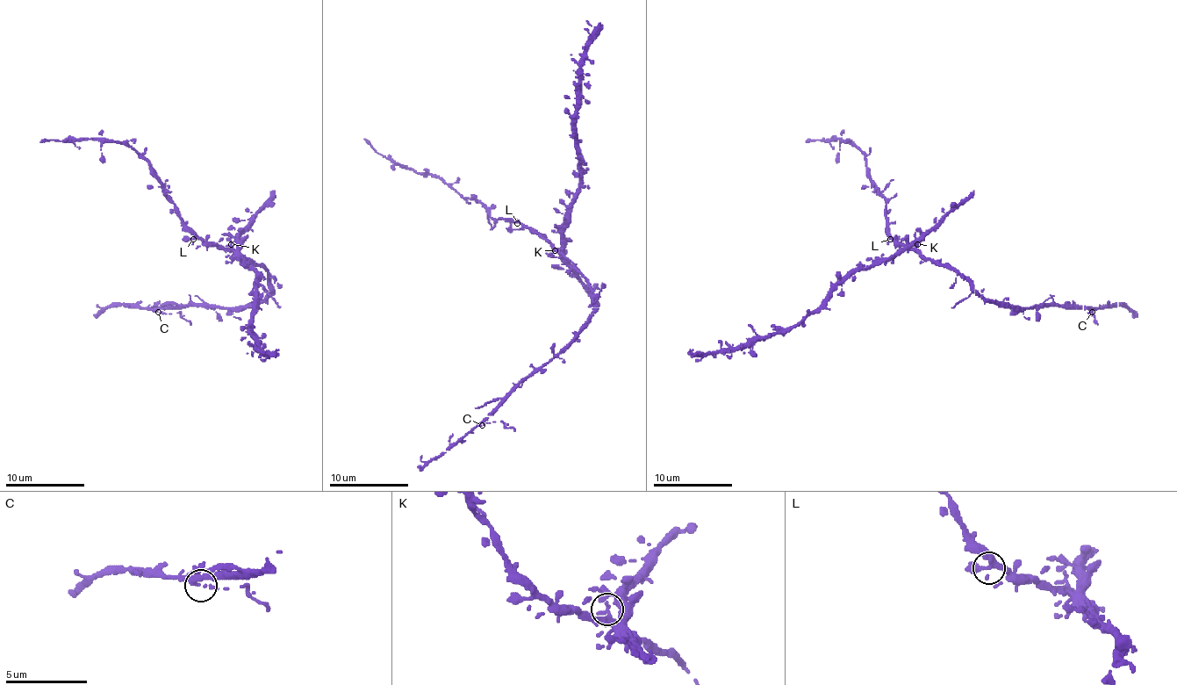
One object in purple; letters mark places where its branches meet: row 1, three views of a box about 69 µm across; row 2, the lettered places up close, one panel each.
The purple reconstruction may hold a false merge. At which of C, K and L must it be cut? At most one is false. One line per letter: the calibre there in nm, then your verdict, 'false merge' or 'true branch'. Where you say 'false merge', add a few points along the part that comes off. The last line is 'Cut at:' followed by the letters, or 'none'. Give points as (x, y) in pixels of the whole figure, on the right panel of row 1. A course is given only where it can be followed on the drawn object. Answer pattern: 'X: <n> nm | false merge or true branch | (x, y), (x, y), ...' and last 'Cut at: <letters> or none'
C: 240 nm | true branch
K: 280 nm | false merge | (917, 244), (852, 270), (818, 308), (785, 330), (757, 335), (735, 348), (723, 348), (695, 356), (687, 351)
L: 280 nm | true branch
Cut at: K

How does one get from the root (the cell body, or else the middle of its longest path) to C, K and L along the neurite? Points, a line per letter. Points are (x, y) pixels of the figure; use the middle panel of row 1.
C: (569, 260), (586, 280), (591, 290), (591, 302), (594, 308), (589, 322), (553, 357), (535, 368), (482, 425)
K: (569, 260), (557, 248), (555, 250)
L: (569, 260), (549, 242), (517, 223)

